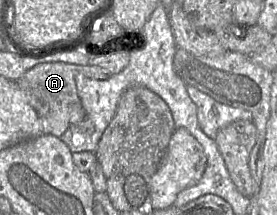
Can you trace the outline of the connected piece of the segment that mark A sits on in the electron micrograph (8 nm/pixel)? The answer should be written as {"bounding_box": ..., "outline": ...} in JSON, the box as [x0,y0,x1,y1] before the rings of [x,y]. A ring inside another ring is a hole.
{"bounding_box":[19,62,113,138],"outline":[[[64,62],[40,63],[26,71],[19,85],[42,105],[42,134],[61,138],[67,130],[76,130],[86,136],[94,133],[94,124],[86,118],[78,95],[75,78],[83,74],[91,79],[105,80],[113,76],[107,70],[96,65],[76,65]]]}

